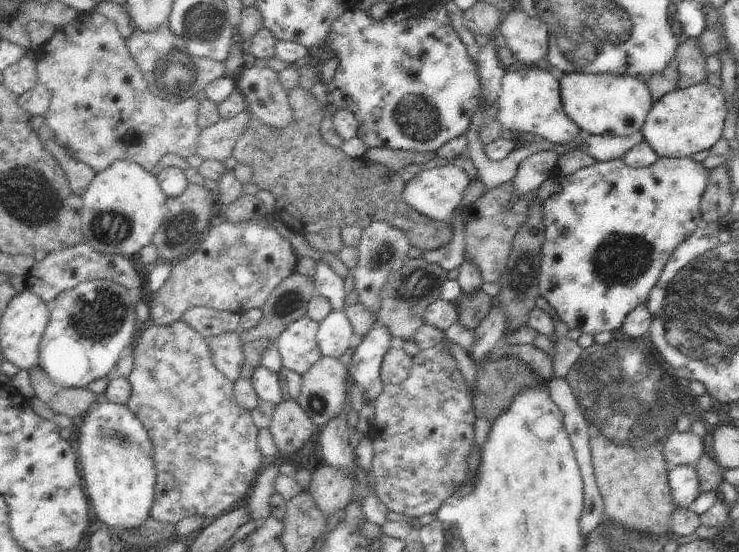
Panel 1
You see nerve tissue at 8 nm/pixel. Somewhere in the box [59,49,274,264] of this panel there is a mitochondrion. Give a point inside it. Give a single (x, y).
(89, 131)

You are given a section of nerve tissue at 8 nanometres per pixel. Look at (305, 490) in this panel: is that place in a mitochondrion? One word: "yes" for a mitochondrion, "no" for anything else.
no

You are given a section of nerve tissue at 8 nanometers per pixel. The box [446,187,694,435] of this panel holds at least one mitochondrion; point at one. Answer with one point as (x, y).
(620, 260)

